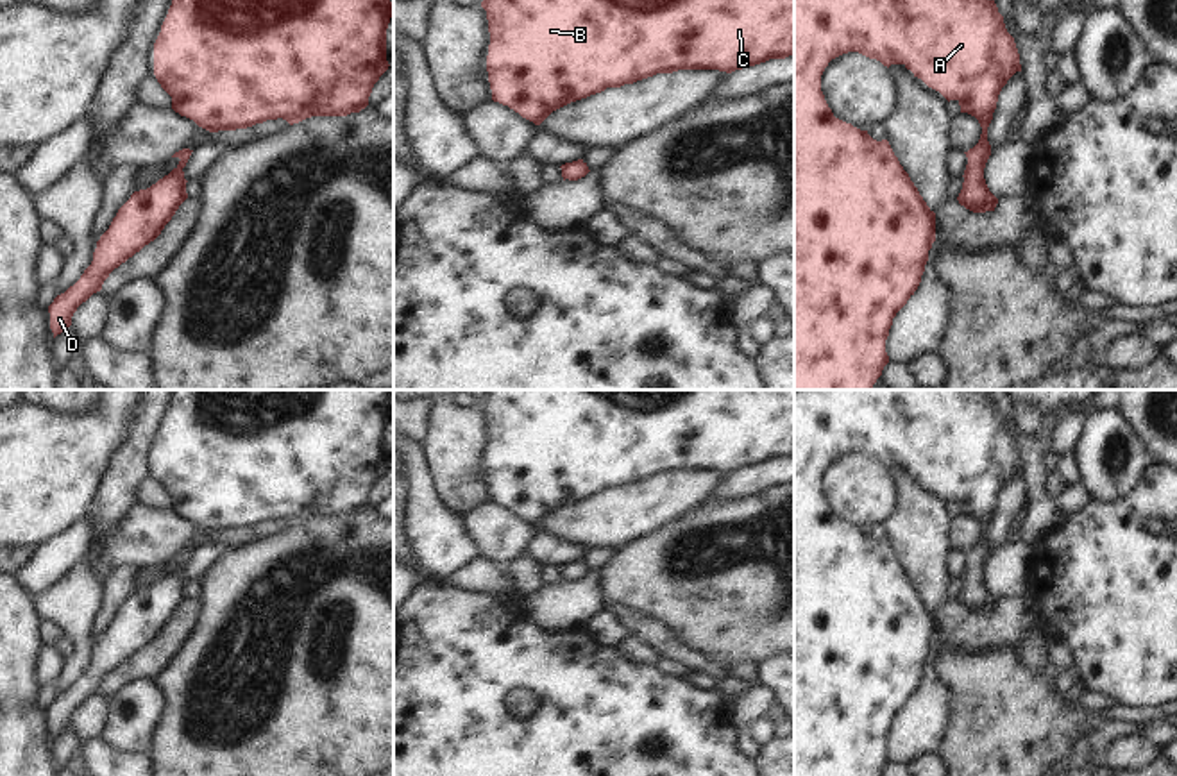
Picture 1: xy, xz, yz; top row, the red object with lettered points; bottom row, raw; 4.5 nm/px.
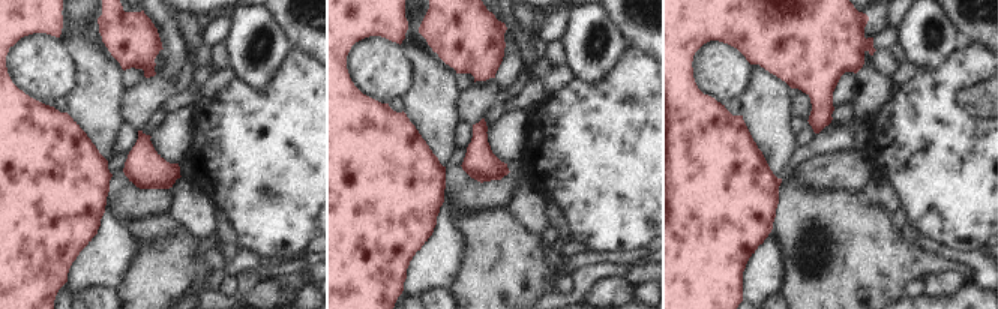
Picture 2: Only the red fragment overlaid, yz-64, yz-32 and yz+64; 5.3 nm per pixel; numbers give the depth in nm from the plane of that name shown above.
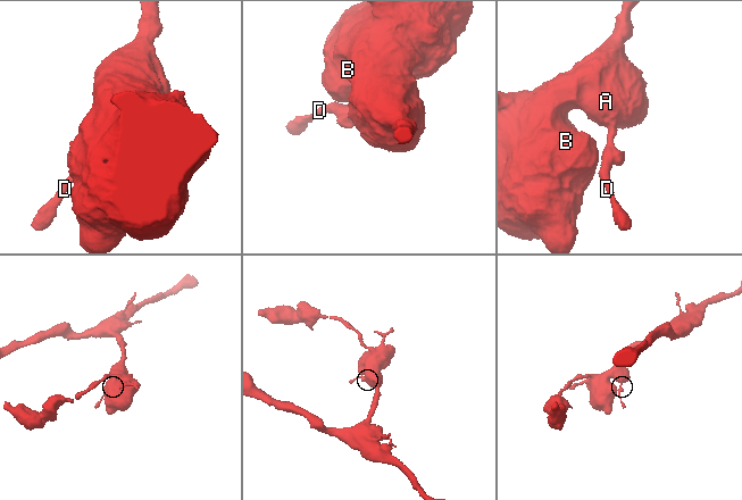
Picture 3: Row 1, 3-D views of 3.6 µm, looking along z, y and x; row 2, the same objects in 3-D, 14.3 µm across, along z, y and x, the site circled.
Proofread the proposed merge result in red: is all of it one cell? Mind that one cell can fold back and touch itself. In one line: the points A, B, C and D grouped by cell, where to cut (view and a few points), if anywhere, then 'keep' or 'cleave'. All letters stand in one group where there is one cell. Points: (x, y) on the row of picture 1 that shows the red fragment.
groups A B C D; cut none; keep

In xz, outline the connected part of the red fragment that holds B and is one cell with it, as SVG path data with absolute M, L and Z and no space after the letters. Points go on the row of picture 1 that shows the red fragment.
M483 0L492 100L540 125L553 111L656 73L732 73L794 55L794 0Z

